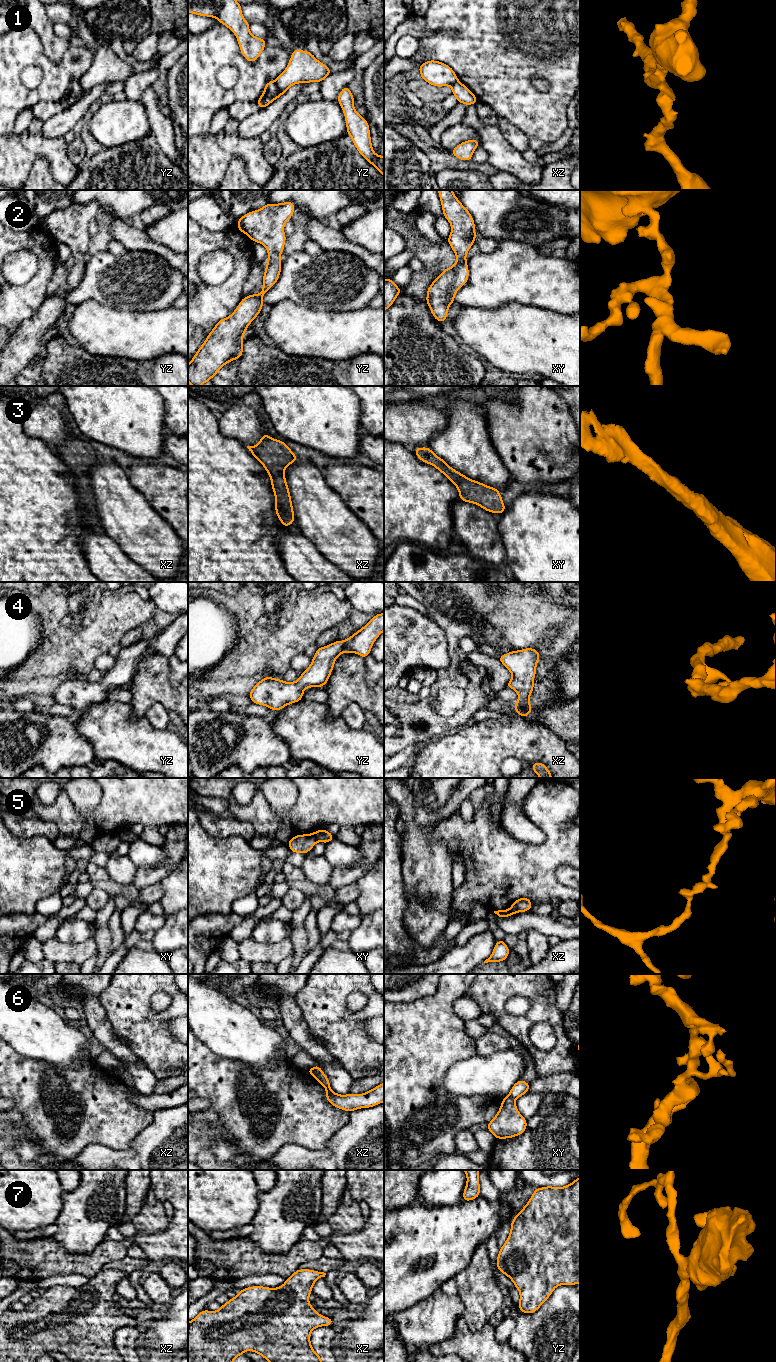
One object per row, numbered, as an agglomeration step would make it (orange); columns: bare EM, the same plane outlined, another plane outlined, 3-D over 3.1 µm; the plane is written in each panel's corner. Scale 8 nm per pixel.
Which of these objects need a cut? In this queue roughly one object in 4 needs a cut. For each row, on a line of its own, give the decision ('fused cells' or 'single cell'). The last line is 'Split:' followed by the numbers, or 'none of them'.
1: fused cells
2: single cell
3: single cell
4: single cell
5: fused cells
6: fused cells
7: single cell
Split: 1, 5, 6

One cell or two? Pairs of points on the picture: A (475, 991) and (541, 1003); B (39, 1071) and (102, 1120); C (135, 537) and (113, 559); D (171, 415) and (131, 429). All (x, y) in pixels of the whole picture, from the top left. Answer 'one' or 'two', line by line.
A: one
B: one
C: two
D: two

